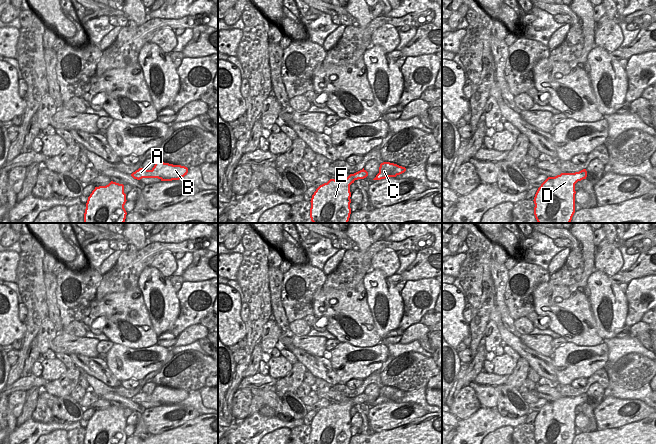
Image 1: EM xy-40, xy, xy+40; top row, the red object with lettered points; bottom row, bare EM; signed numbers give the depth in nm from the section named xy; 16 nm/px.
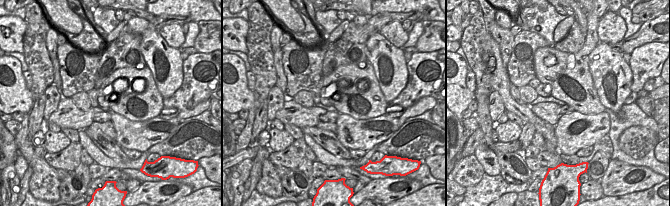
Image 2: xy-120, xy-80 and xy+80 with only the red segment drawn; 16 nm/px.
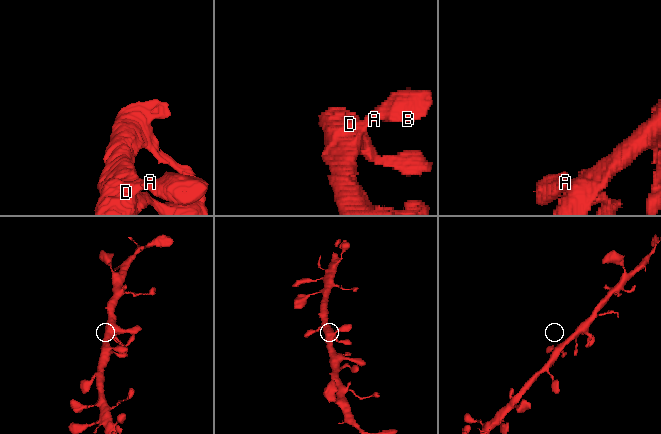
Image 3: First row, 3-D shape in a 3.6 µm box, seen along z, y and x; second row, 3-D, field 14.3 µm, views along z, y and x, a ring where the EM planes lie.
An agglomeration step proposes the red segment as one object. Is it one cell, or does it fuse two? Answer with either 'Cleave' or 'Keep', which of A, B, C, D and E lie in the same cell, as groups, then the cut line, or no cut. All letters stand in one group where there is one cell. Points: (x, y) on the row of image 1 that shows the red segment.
Keep. Groups: A B C D E. No split

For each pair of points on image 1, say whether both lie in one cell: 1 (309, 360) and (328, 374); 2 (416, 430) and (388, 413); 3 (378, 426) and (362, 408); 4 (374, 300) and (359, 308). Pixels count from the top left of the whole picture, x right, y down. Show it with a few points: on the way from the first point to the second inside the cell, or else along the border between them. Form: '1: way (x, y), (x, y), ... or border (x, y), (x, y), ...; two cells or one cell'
1: way (314, 364), (323, 370); one cell
2: border (427, 413), (405, 424), (383, 430); two cells
3: border (369, 407), (368, 420), (374, 431); two cells
4: border (362, 280), (367, 295), (367, 304), (375, 325); two cells

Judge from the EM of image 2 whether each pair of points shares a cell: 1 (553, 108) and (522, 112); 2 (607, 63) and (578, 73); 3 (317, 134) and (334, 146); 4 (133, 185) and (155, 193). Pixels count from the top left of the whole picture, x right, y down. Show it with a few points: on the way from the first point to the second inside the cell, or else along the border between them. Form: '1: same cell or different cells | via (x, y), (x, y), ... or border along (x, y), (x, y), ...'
1: different cells | border along (526, 104), (538, 117), (552, 124)
2: different cells | border along (595, 46), (589, 54), (589, 72), (597, 91)
3: same cell | via (321, 138), (330, 143)
4: different cells | border along (143, 182), (135, 190), (127, 192)

